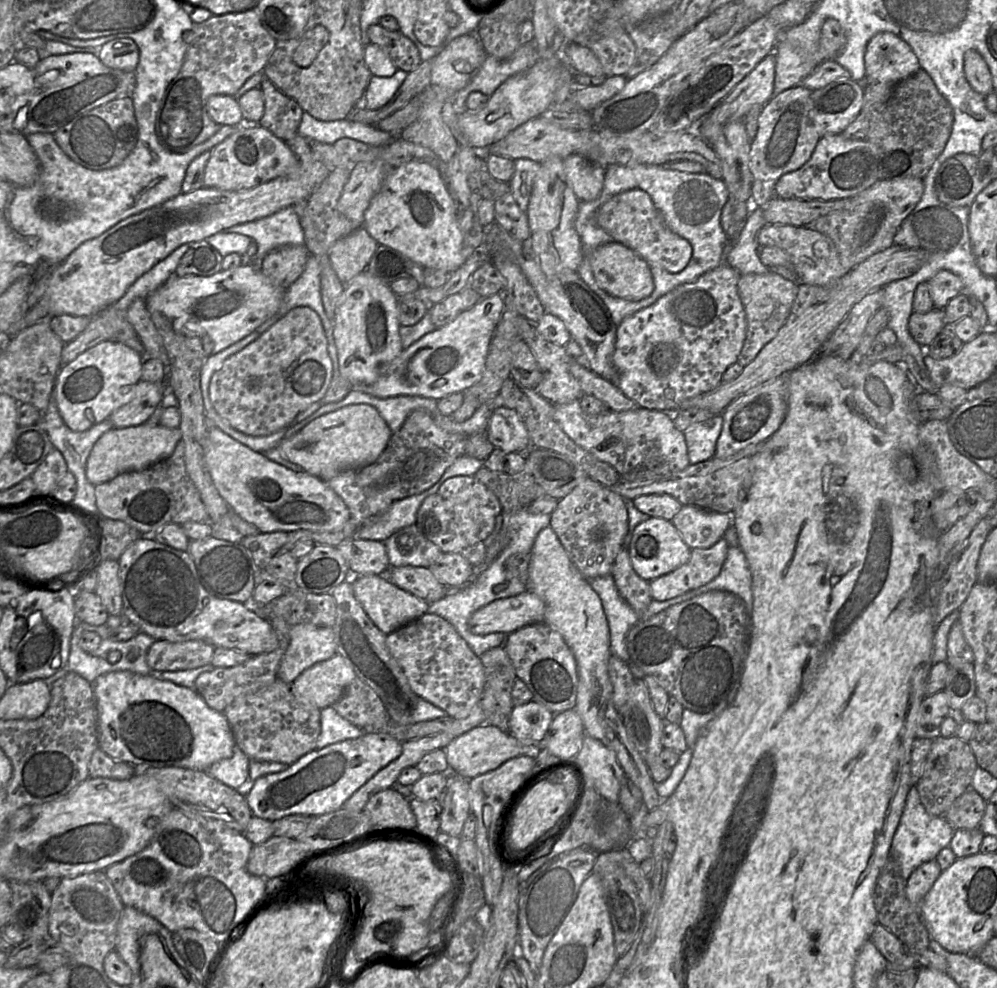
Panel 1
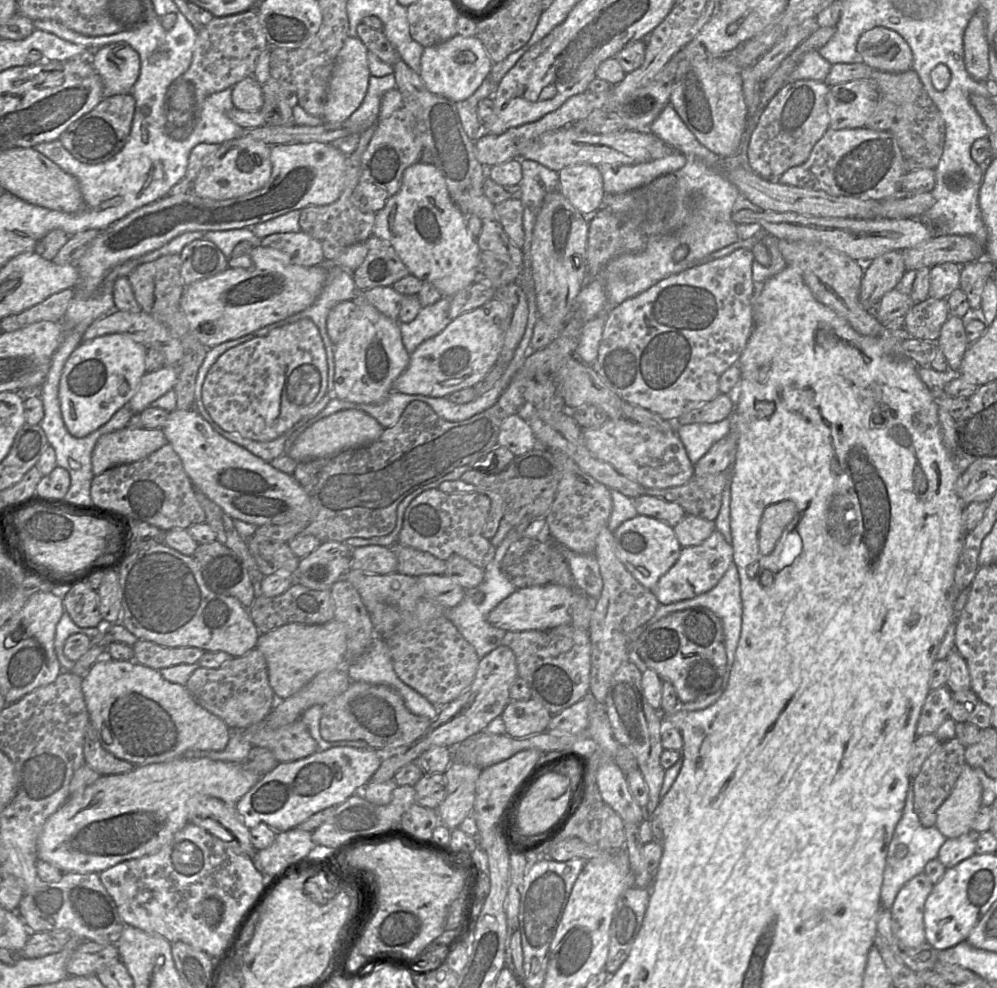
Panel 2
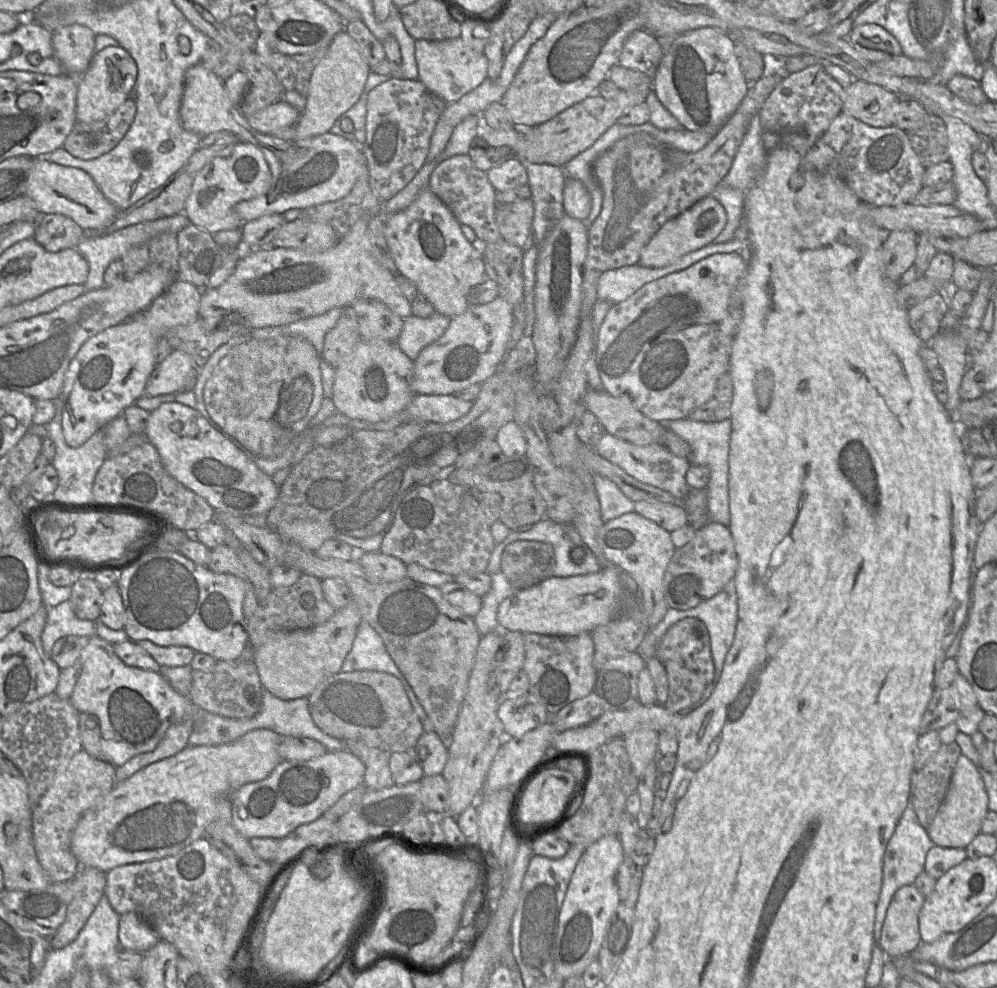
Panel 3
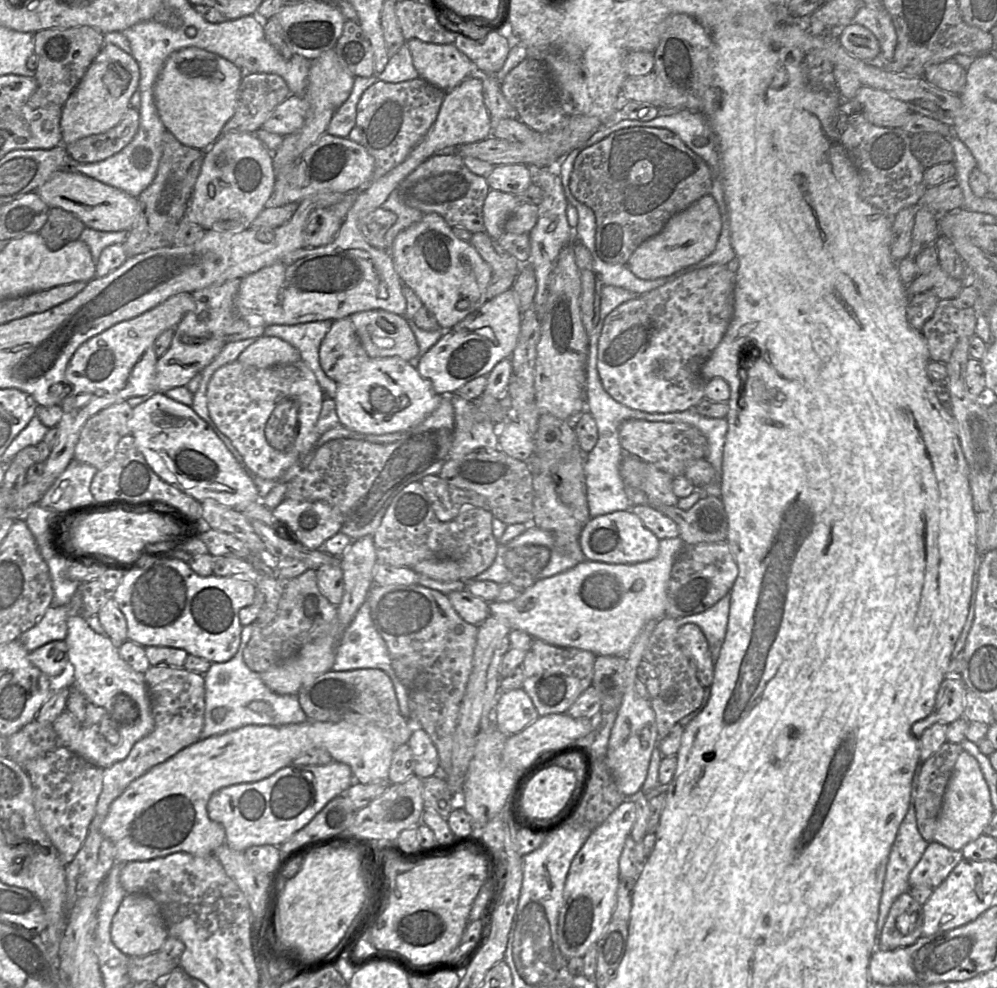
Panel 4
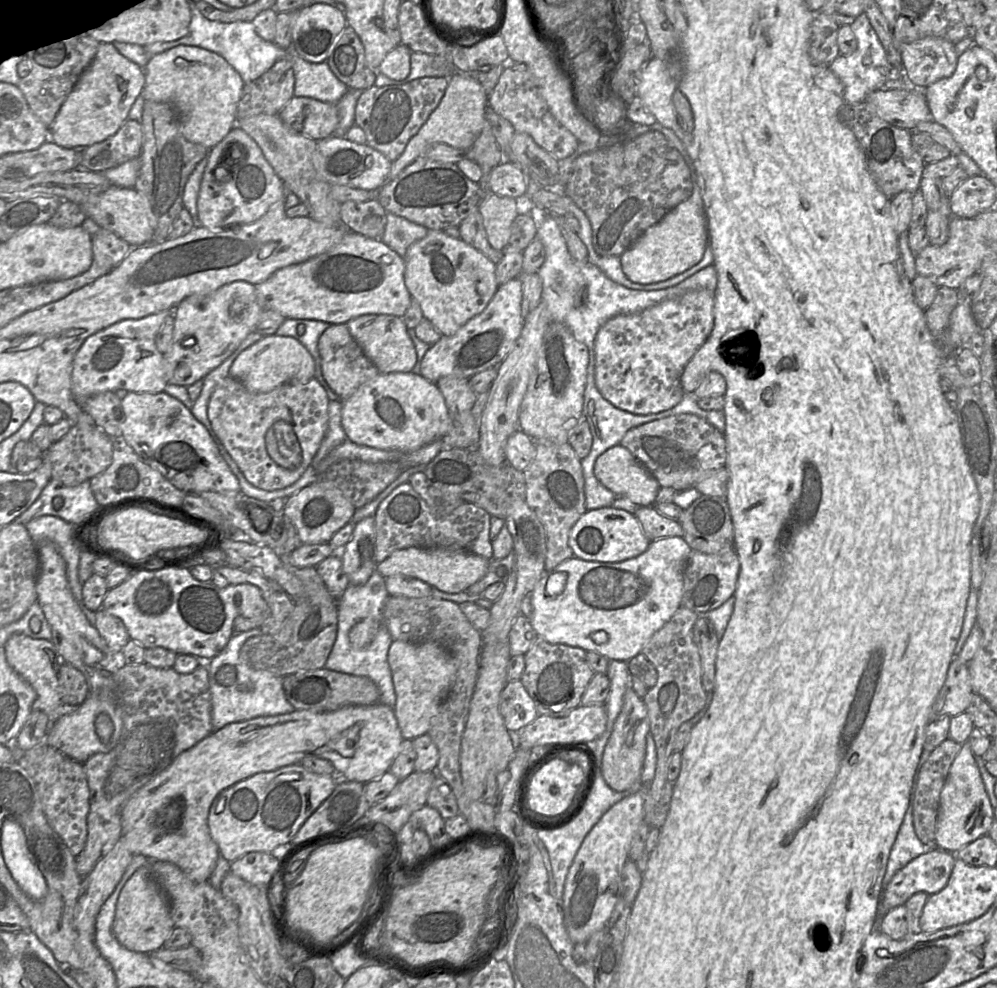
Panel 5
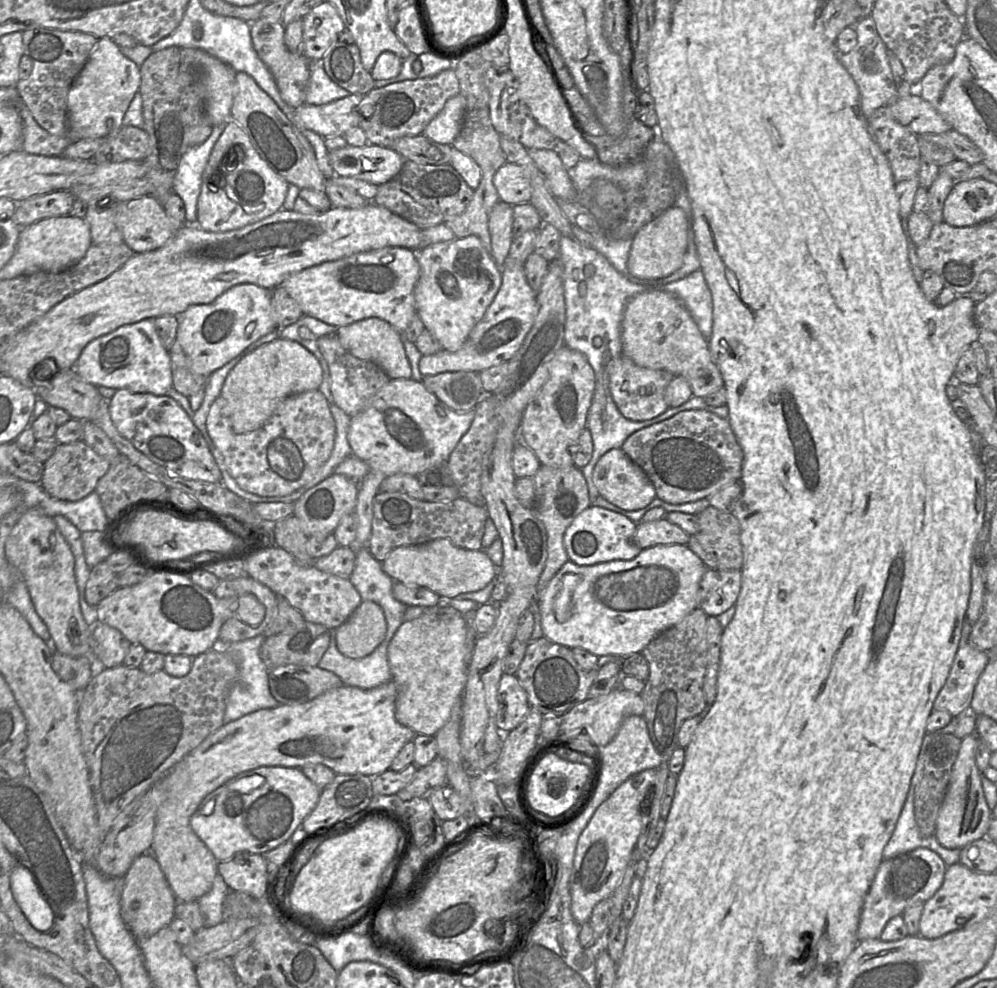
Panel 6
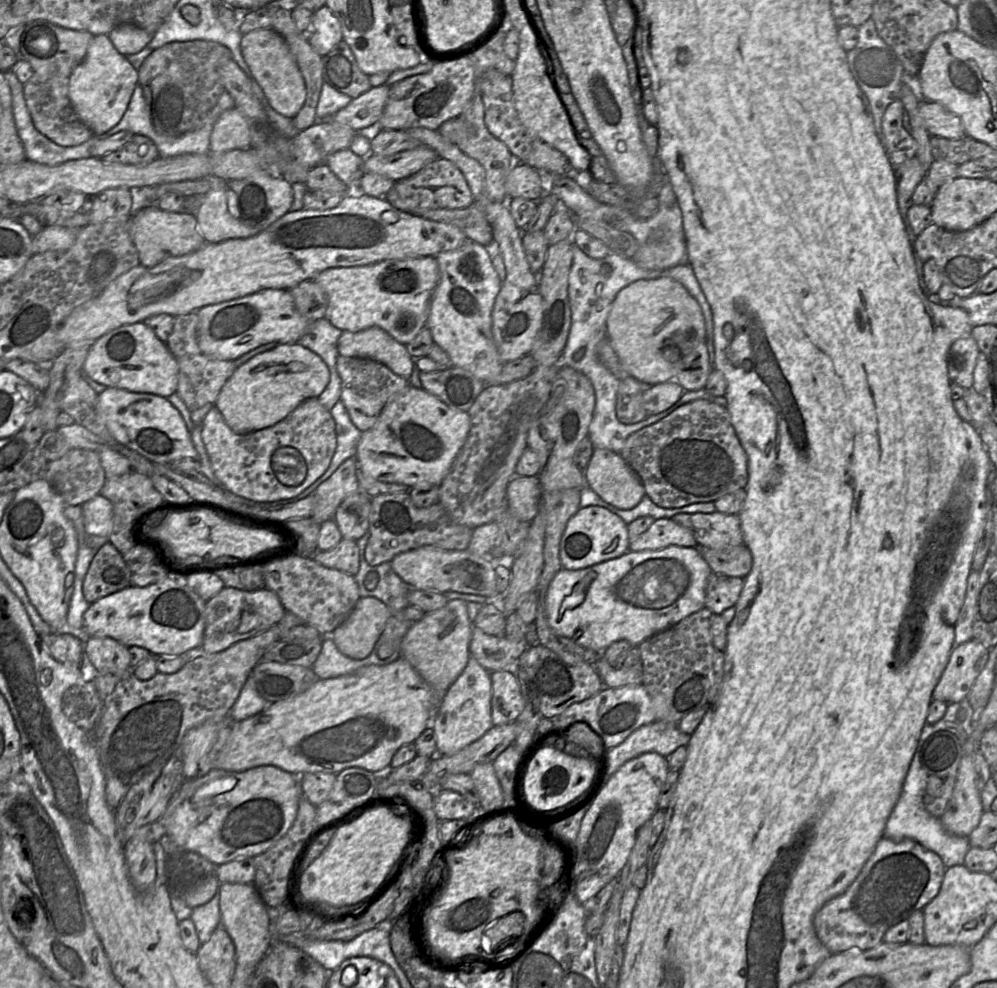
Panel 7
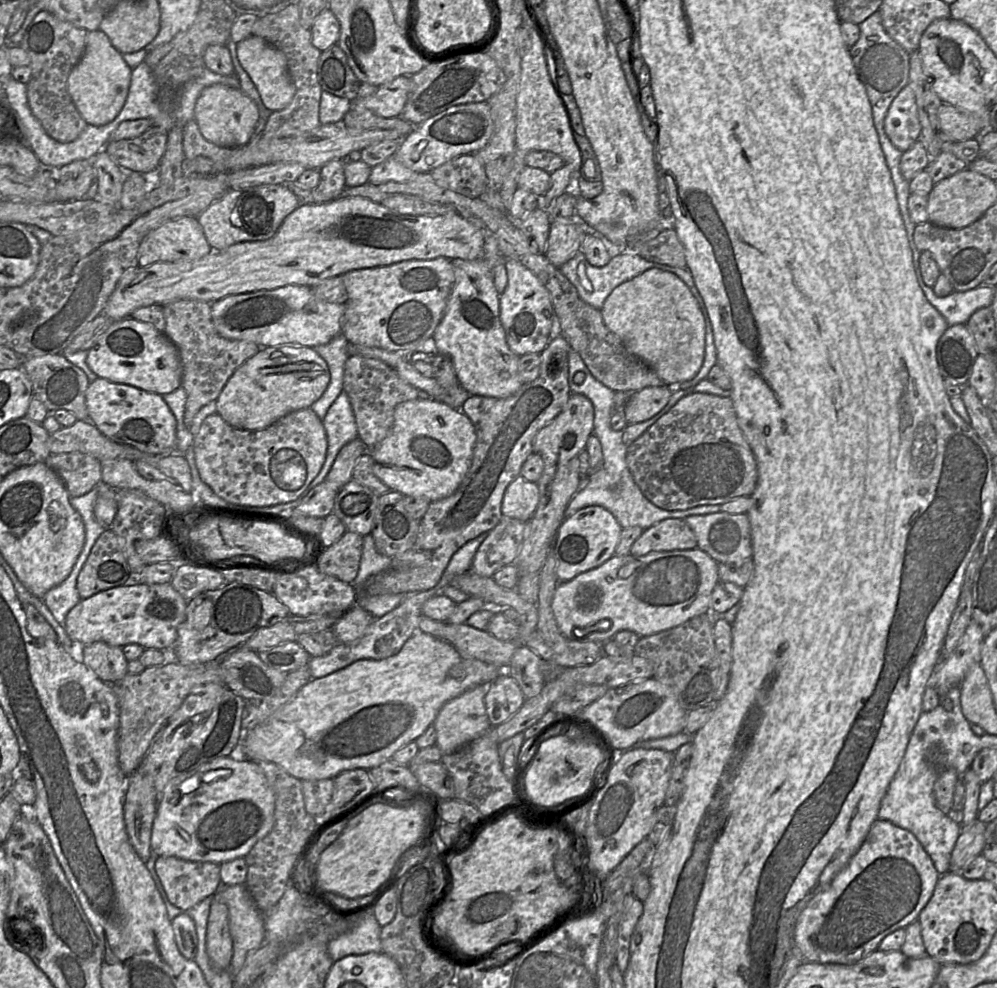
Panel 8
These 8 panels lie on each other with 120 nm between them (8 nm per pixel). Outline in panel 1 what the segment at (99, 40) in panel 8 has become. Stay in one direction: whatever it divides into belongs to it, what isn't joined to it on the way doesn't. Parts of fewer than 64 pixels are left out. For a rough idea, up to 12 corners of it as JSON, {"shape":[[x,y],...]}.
{"shape":[[119,38],[102,45],[97,57],[108,68],[134,72],[139,49]]}

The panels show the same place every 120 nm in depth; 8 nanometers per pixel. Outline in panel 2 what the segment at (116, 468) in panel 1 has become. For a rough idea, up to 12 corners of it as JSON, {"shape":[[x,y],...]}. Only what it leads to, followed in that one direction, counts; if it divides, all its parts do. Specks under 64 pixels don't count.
{"shape":[[128,426],[102,435],[97,476],[142,460],[168,443],[161,428]]}

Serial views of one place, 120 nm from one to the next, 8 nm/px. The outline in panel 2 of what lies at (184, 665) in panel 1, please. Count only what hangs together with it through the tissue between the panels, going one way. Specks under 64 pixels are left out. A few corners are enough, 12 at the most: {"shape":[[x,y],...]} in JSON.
{"shape":[[137,640],[134,661],[155,670],[194,664],[206,653]]}

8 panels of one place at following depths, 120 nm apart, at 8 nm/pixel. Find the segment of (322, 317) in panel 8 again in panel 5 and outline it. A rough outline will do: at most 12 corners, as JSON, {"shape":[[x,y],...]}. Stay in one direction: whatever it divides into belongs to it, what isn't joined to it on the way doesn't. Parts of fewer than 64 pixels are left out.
{"shape":[[254,285],[174,309],[168,384],[190,386],[255,331]]}

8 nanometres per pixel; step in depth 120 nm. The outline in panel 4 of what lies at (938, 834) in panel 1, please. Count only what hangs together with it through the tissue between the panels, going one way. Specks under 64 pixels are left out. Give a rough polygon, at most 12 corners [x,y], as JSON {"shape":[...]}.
{"shape":[[912,802],[886,867],[876,944],[894,901],[928,846]]}

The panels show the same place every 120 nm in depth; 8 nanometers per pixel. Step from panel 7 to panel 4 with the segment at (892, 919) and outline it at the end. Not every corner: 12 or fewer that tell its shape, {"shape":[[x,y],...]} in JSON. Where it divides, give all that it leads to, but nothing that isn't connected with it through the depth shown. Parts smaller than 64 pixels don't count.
{"shape":[[932,841],[909,875],[910,887],[937,888],[962,859]]}

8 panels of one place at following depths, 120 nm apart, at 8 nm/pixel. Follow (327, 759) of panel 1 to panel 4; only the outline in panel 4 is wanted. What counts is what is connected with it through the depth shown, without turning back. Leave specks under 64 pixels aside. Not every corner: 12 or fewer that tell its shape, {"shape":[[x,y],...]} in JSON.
{"shape":[[290,764],[221,788],[207,813],[244,852],[279,846],[353,781]]}

